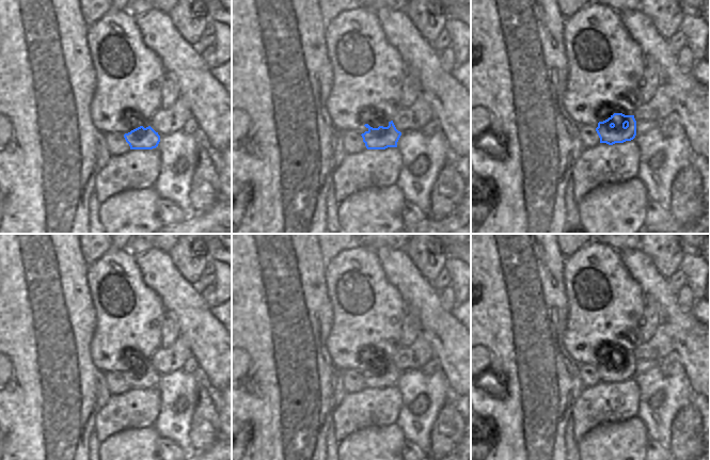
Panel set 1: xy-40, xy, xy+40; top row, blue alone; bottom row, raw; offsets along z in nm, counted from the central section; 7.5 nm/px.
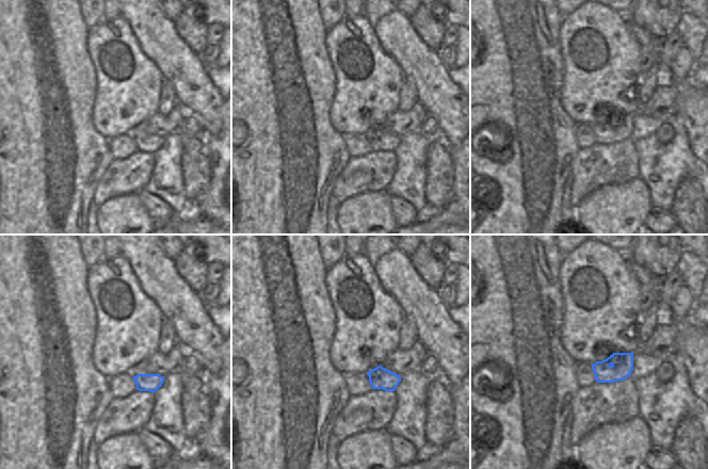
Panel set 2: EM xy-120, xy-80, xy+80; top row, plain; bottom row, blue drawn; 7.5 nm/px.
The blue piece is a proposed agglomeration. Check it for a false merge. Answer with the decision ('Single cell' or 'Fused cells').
Single cell.

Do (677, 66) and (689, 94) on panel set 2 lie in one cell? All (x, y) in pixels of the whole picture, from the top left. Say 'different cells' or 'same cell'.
different cells

